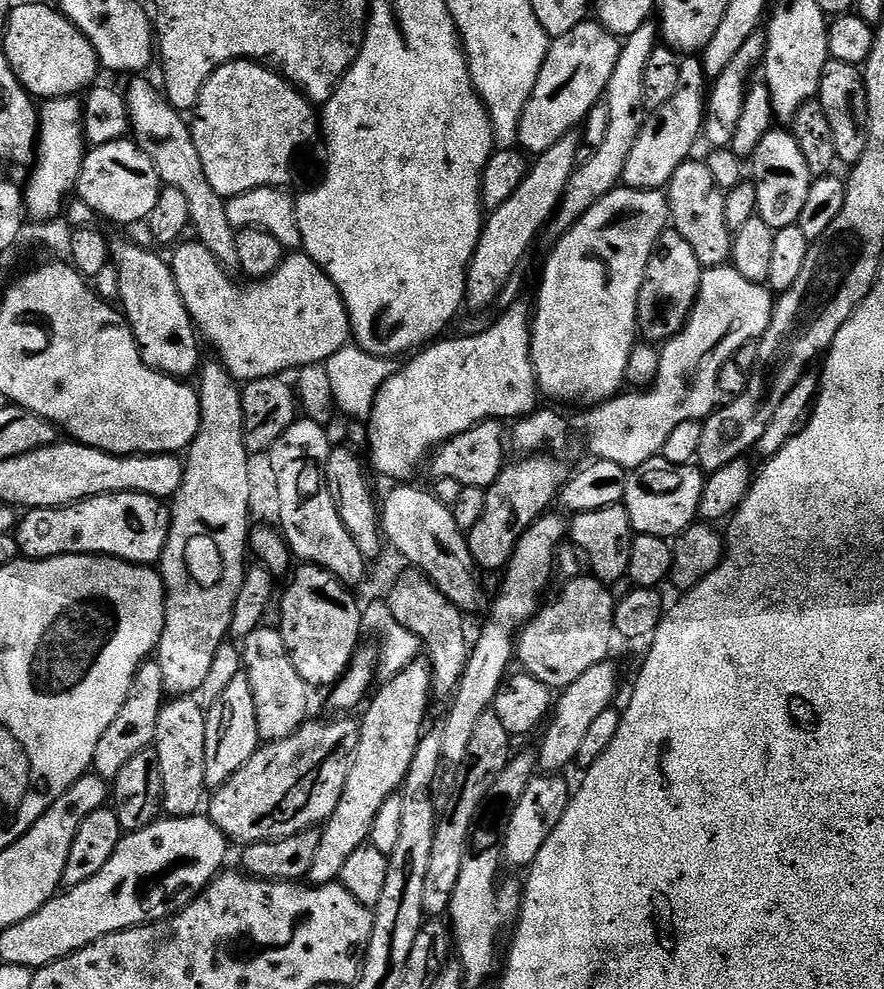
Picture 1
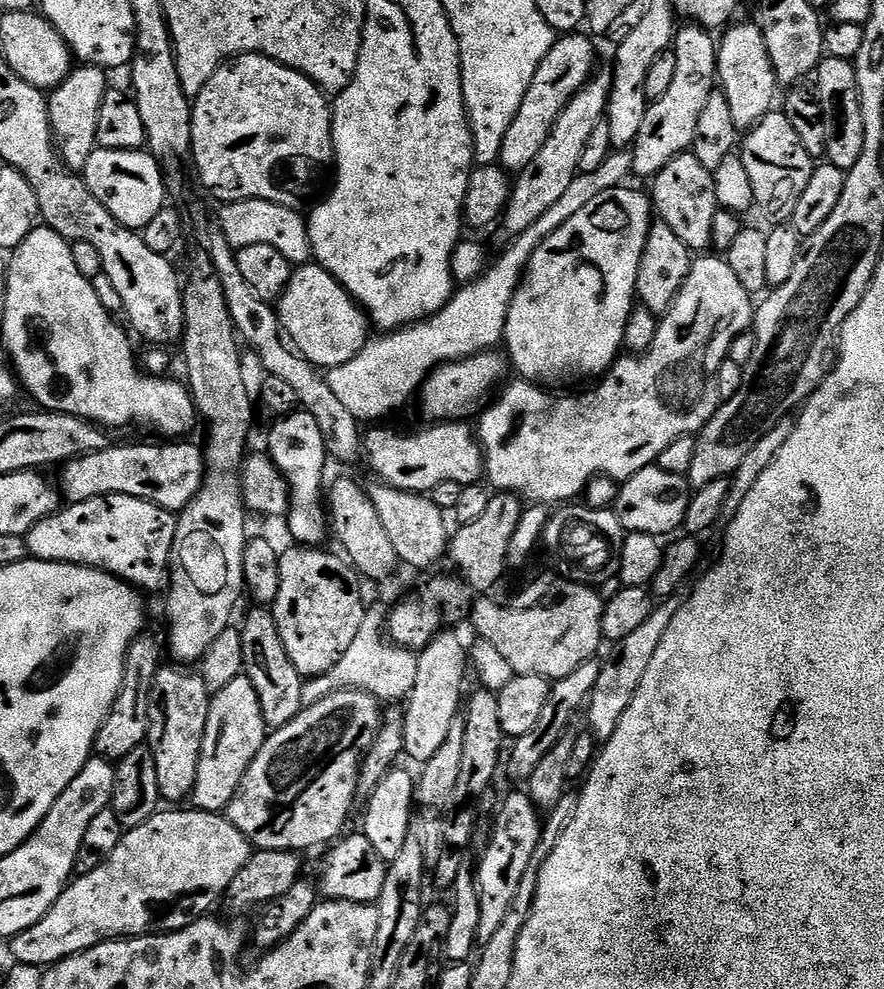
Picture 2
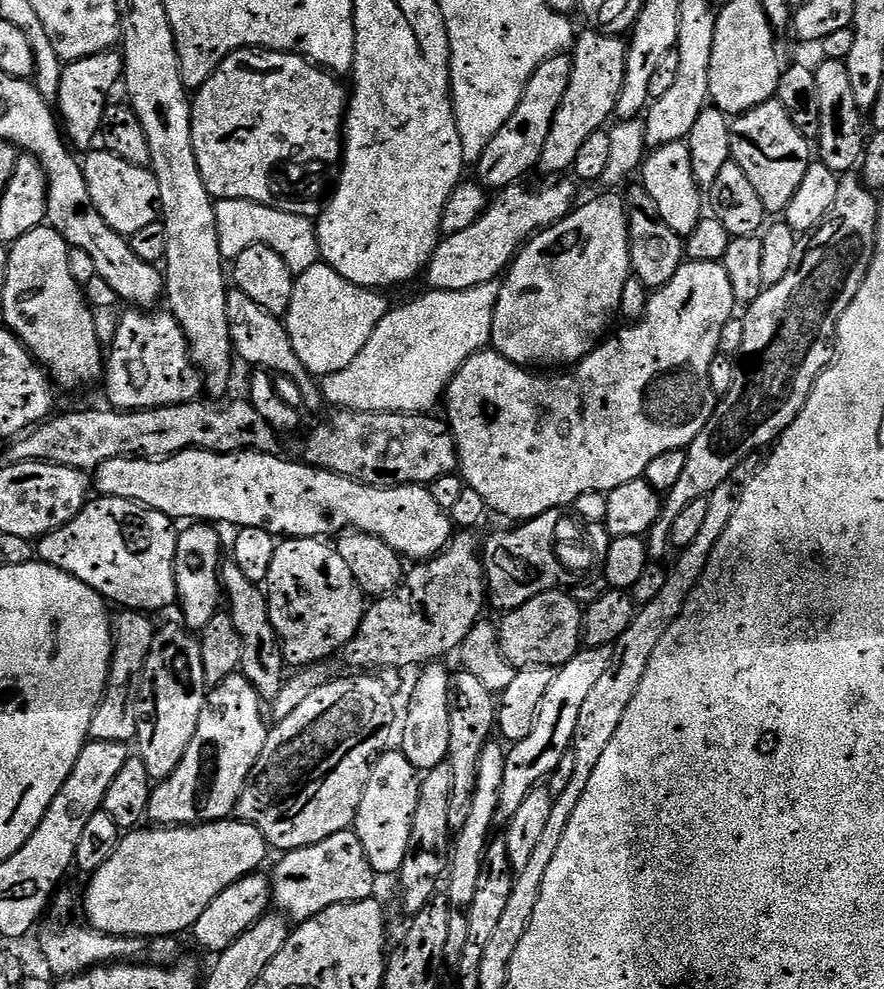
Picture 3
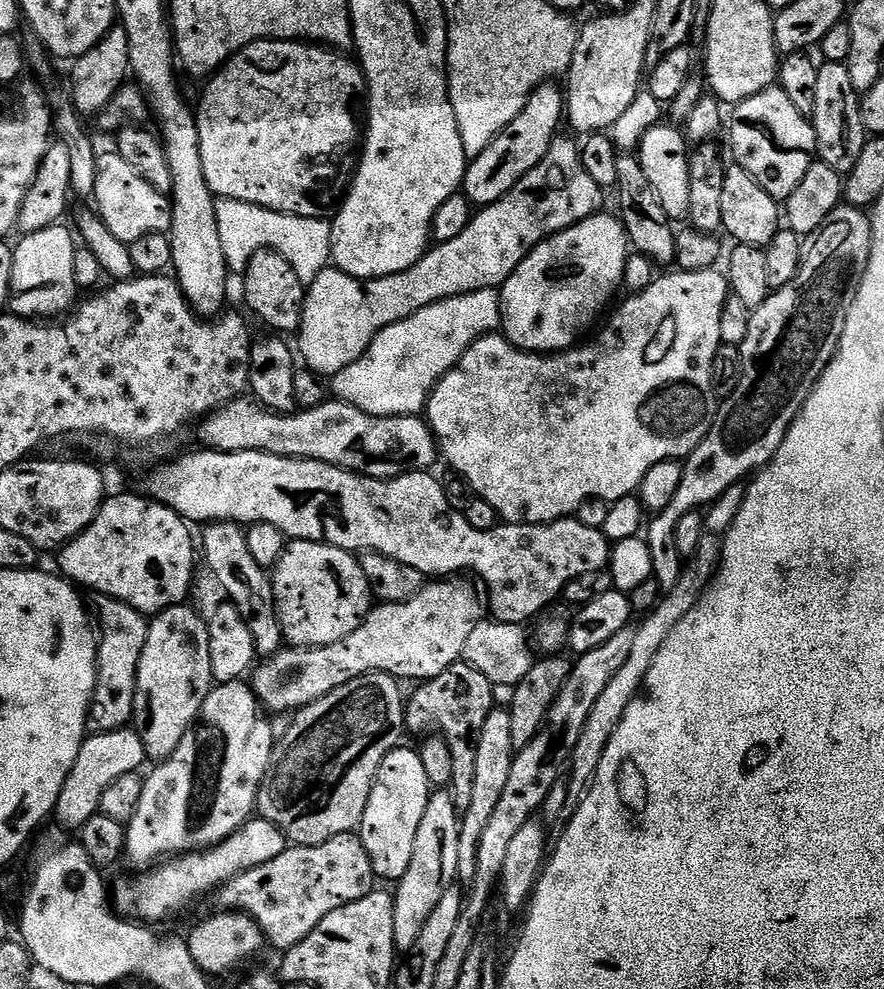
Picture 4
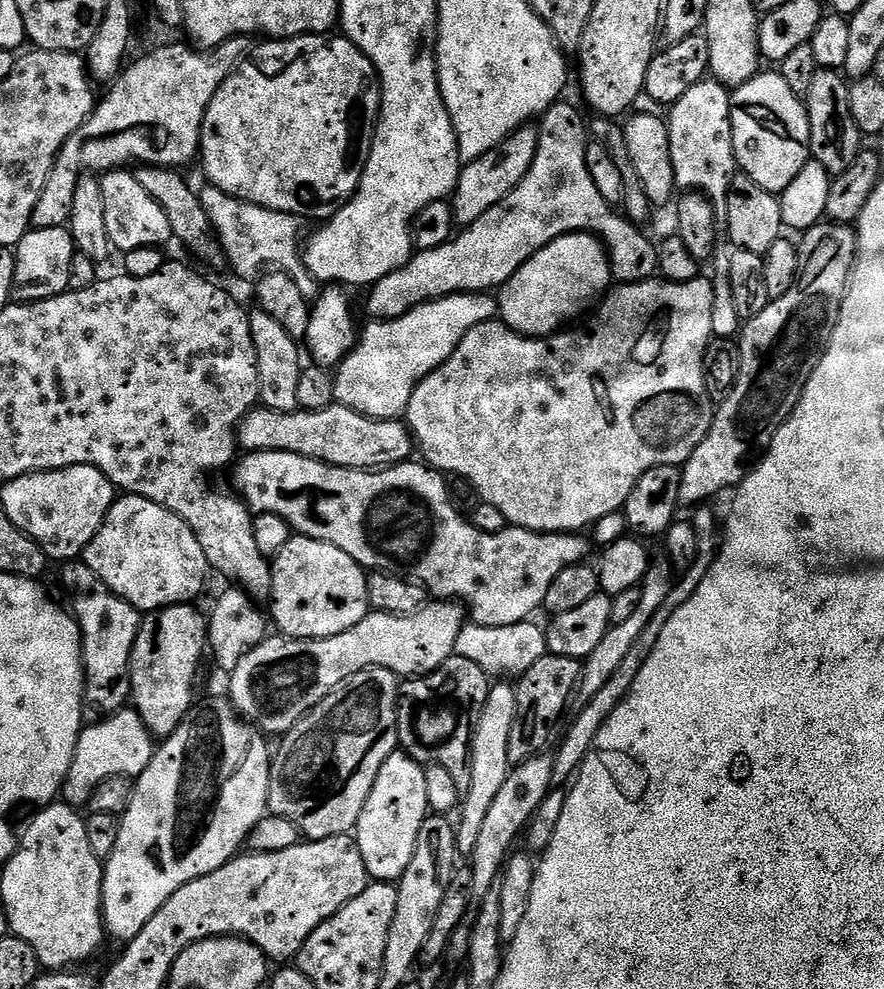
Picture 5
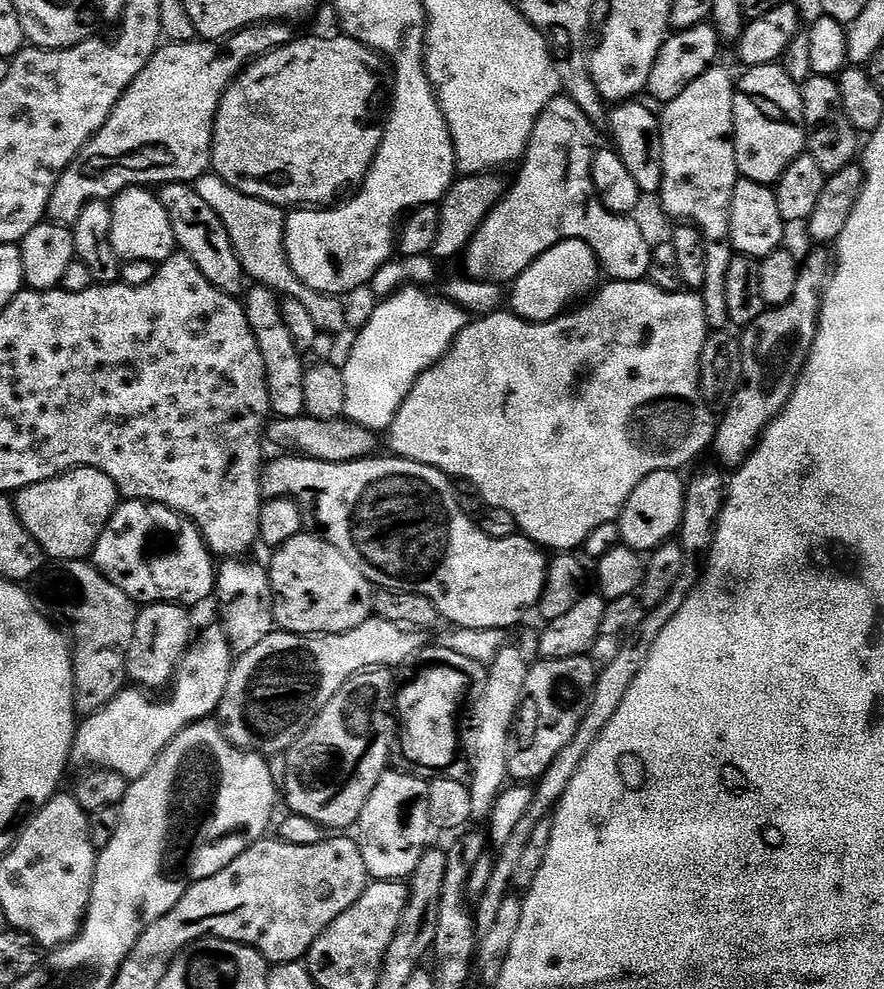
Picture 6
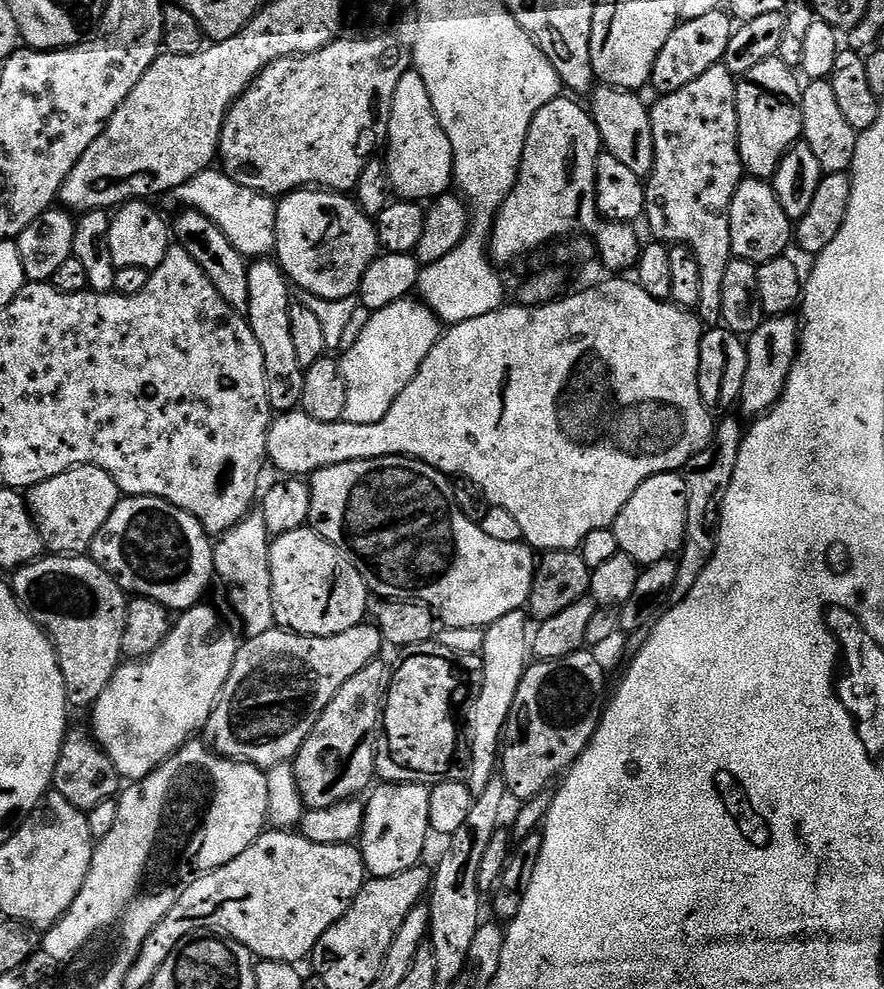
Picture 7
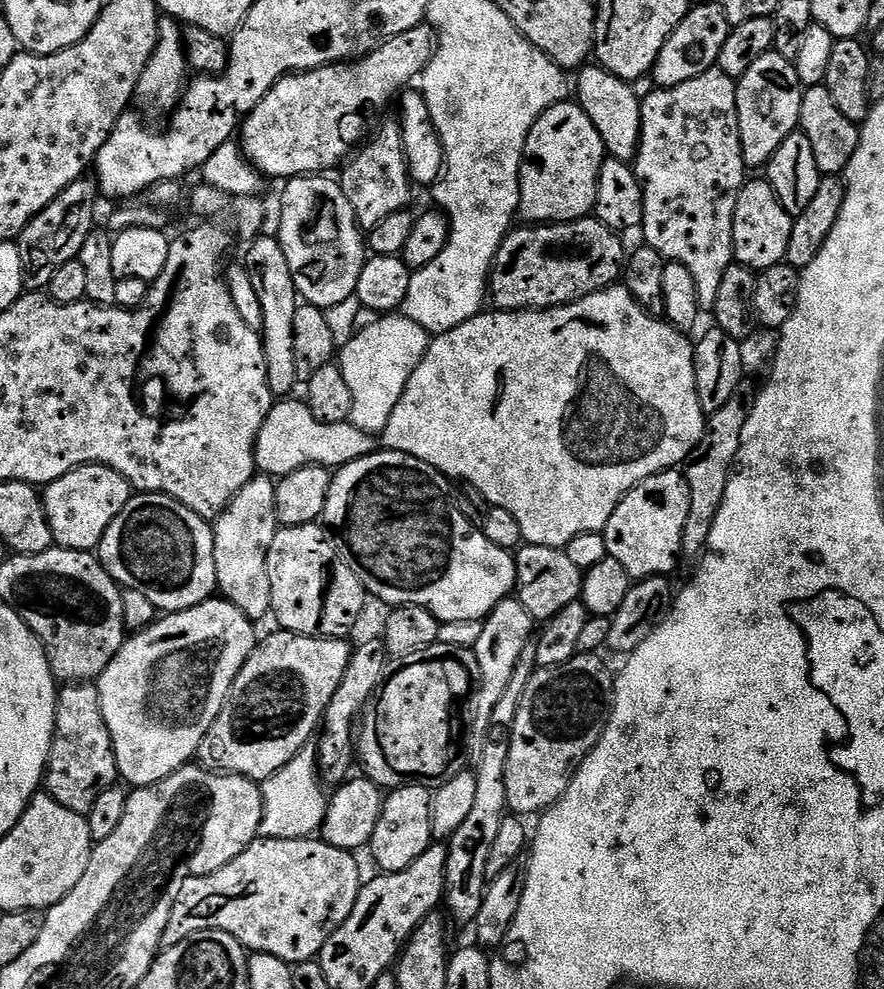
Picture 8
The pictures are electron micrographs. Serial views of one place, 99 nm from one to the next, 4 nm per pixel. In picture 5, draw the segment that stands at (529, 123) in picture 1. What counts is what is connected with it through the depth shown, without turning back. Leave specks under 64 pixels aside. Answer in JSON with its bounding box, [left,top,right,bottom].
[450,126,539,226]

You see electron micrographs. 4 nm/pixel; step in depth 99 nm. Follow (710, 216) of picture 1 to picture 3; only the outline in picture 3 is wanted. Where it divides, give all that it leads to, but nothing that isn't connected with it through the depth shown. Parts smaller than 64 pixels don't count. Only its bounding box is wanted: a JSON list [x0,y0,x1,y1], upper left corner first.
[642,141,706,238]

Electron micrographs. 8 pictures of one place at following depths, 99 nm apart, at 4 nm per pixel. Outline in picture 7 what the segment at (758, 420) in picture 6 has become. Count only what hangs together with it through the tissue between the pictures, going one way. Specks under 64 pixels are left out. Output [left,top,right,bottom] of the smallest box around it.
[738,315,801,418]

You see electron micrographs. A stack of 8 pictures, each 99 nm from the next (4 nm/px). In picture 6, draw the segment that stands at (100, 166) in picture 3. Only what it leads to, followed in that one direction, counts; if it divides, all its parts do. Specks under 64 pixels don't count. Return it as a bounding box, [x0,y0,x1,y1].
[110,186,177,266]

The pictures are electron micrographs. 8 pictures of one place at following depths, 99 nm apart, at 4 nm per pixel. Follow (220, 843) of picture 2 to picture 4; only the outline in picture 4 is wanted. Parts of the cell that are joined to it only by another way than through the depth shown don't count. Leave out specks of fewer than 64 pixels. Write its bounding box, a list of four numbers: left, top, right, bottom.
[114,818,289,922]

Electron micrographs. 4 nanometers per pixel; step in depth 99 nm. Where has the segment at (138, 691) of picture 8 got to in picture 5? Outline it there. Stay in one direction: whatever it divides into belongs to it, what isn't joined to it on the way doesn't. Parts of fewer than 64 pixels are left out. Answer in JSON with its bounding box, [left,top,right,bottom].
[63,710,154,810]

